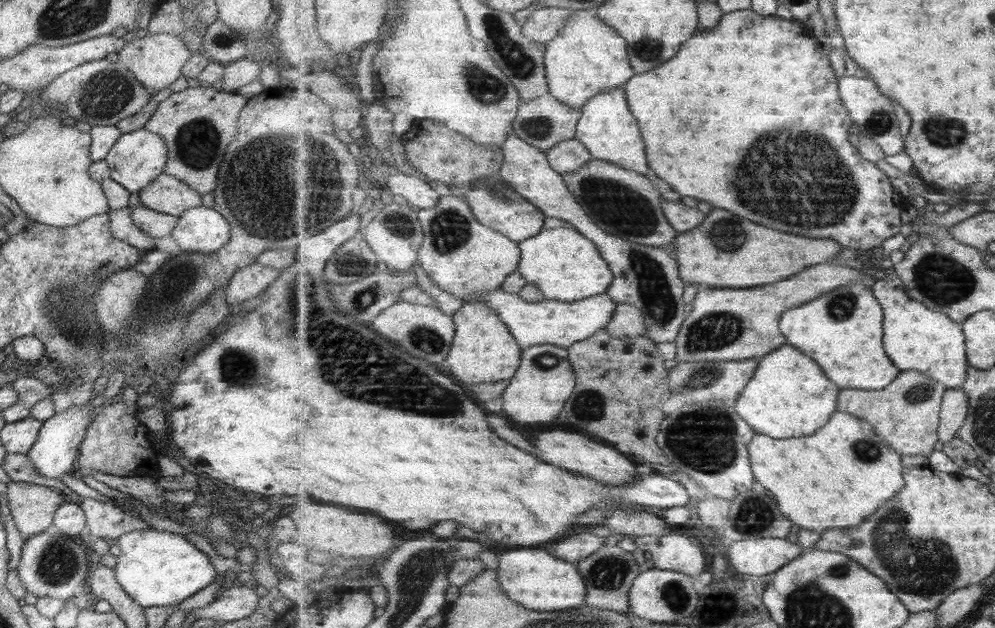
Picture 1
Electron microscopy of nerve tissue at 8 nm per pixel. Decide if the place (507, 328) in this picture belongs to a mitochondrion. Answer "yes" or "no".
no

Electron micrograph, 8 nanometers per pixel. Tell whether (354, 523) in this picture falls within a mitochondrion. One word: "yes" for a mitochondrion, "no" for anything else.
no

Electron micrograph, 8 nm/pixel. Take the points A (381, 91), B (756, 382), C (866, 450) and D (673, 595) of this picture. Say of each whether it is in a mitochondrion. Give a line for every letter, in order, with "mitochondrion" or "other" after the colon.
A: other
B: other
C: mitochondrion
D: mitochondrion

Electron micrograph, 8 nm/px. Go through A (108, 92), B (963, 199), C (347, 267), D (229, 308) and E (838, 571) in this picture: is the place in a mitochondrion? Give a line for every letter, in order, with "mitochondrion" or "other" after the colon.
A: mitochondrion
B: other
C: mitochondrion
D: other
E: mitochondrion

